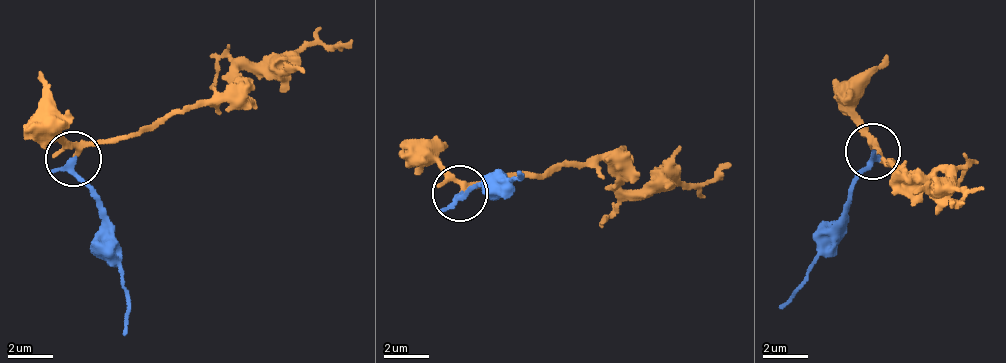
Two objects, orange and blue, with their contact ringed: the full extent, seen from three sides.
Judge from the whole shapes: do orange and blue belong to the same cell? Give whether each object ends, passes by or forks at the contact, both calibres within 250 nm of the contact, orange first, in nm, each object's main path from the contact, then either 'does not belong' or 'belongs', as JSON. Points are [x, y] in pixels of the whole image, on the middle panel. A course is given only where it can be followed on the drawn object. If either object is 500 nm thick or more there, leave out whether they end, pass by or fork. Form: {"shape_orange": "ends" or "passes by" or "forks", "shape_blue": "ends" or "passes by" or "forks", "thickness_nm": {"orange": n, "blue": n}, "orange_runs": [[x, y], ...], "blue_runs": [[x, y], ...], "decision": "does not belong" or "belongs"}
{"shape_orange": "passes by", "shape_blue": "passes by", "thickness_nm": {"orange": 190, "blue": 190}, "orange_runs": [[460, 190], [597, 164], [627, 193], [672, 190], [708, 184], [728, 162]], "blue_runs": [[461, 192], [482, 184], [493, 197], [515, 182], [517, 171]], "decision": "belongs"}

